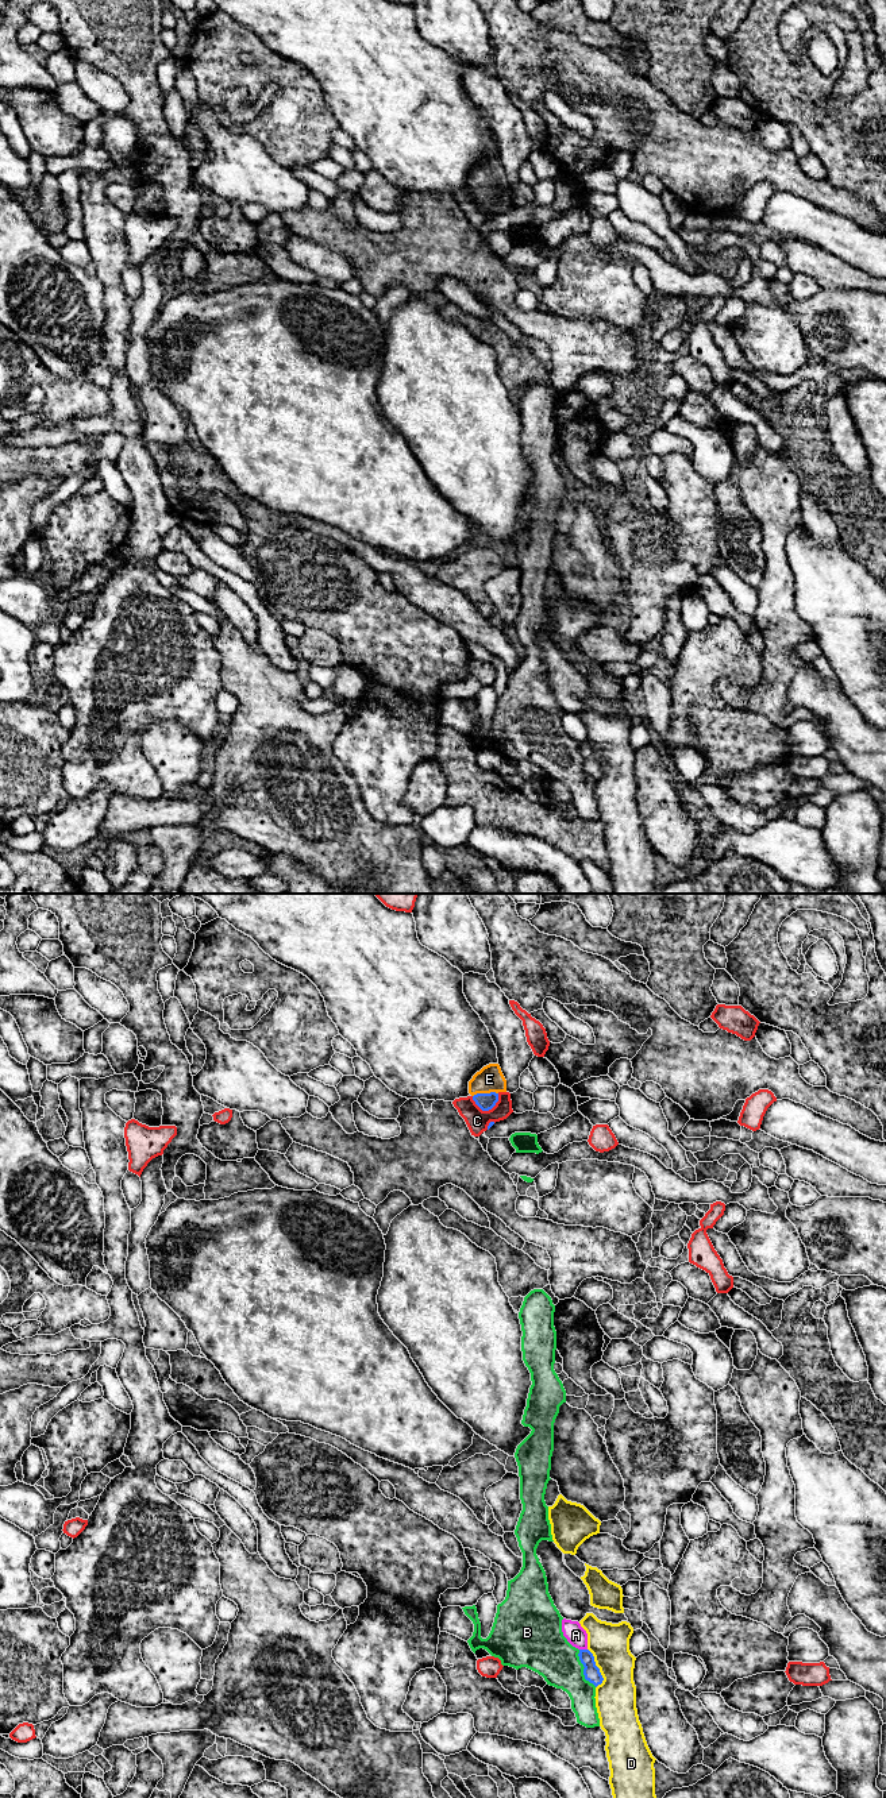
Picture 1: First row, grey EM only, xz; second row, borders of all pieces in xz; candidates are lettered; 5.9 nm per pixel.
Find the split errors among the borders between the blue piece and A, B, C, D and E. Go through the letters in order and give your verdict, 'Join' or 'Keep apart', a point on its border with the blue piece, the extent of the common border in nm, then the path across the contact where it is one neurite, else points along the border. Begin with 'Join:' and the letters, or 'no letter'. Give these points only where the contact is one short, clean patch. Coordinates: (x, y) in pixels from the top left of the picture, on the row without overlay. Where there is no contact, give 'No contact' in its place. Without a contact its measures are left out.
Join: E
A: Keep apart. Touches blue at xz (584, 743). Shared border 50 nm. Boundary: xz (580, 741), (586, 743)
B: Keep apart. Touches blue at xz (584, 763). Shared border 240 nm
C: Keep apart. Touches blue at xz (484, 203). Shared border 170 nm
D: Keep apart. Touches blue at xz (598, 761). Shared border 240 nm
E: Join. Touches blue at xz (485, 186). Shared border 150 nm. Path across: xz (485, 195), (485, 186), (485, 177), (489, 172)

